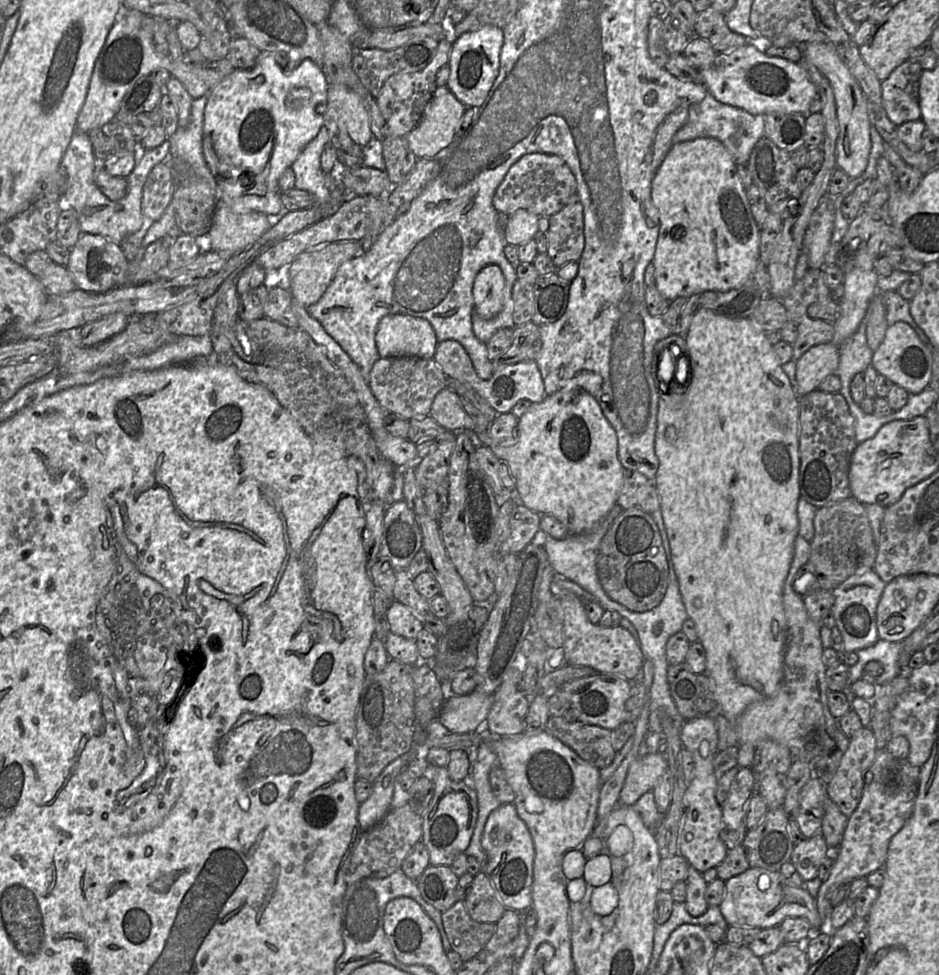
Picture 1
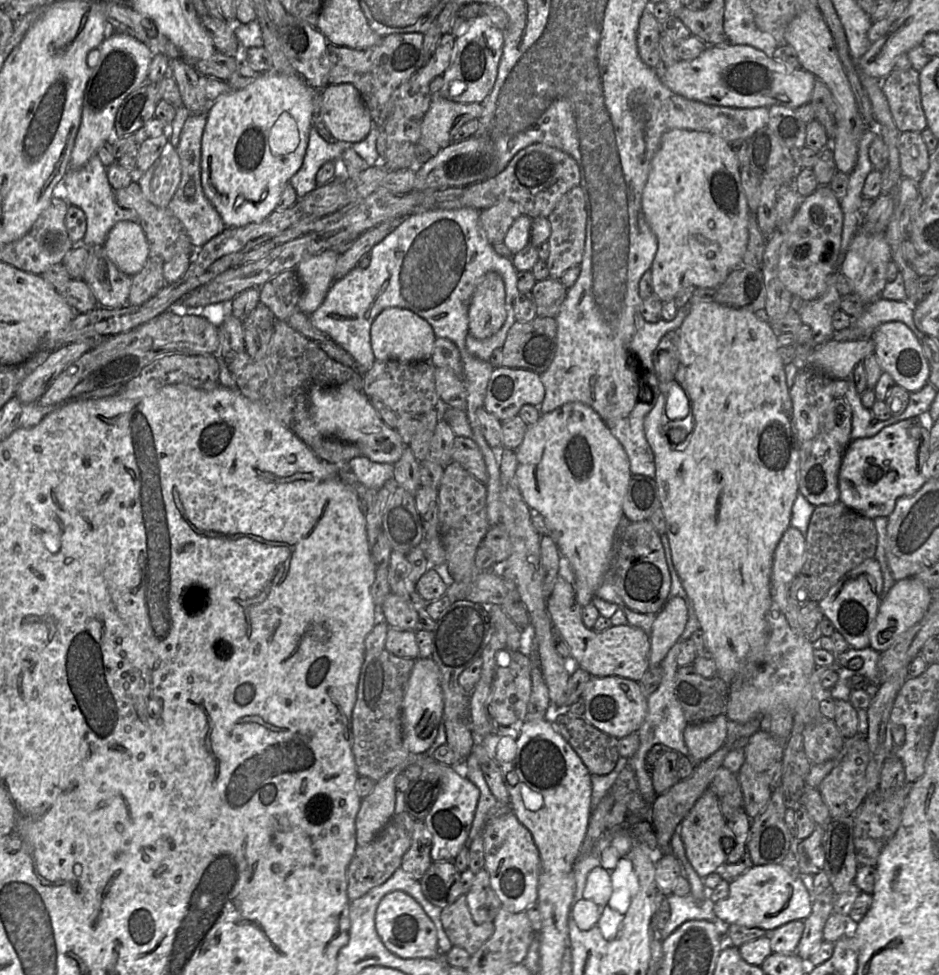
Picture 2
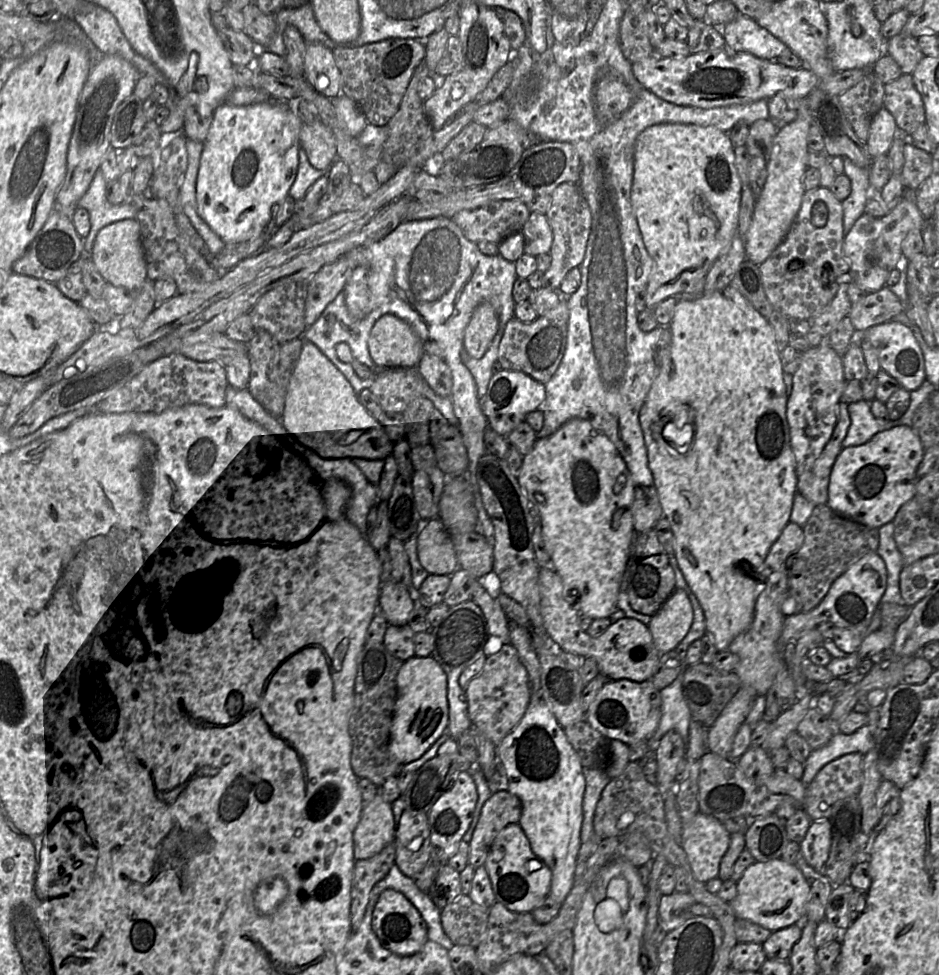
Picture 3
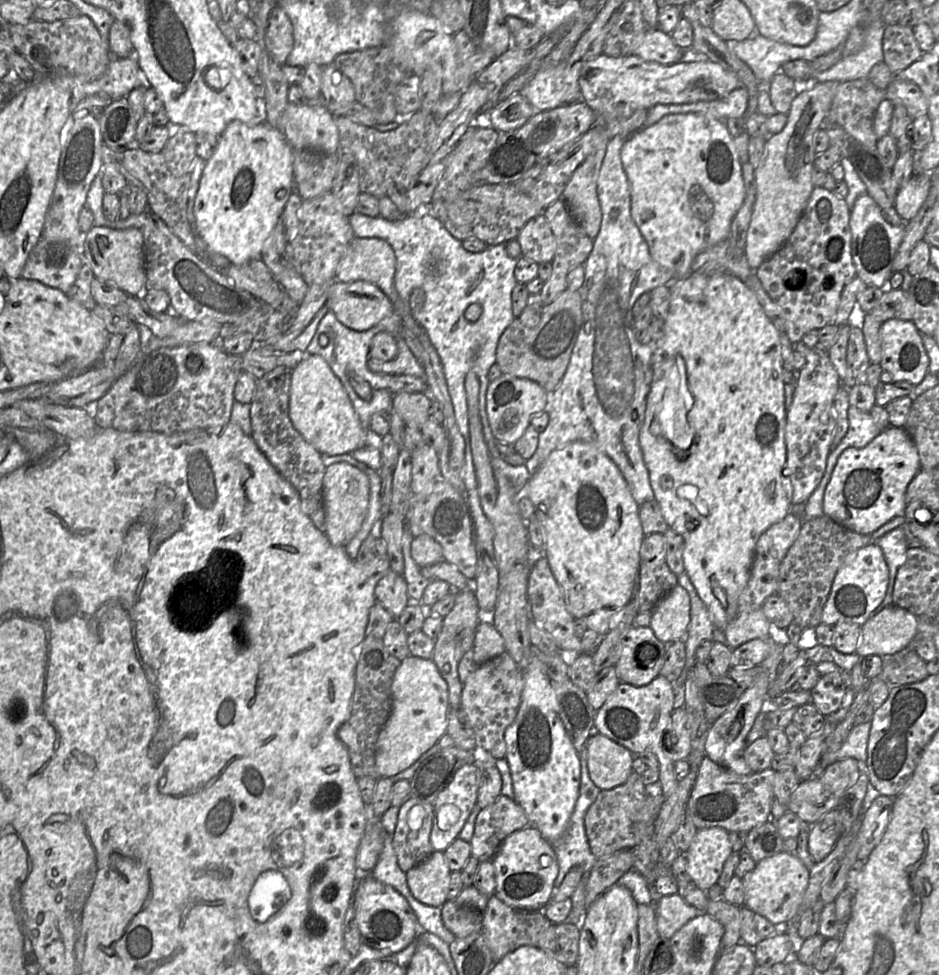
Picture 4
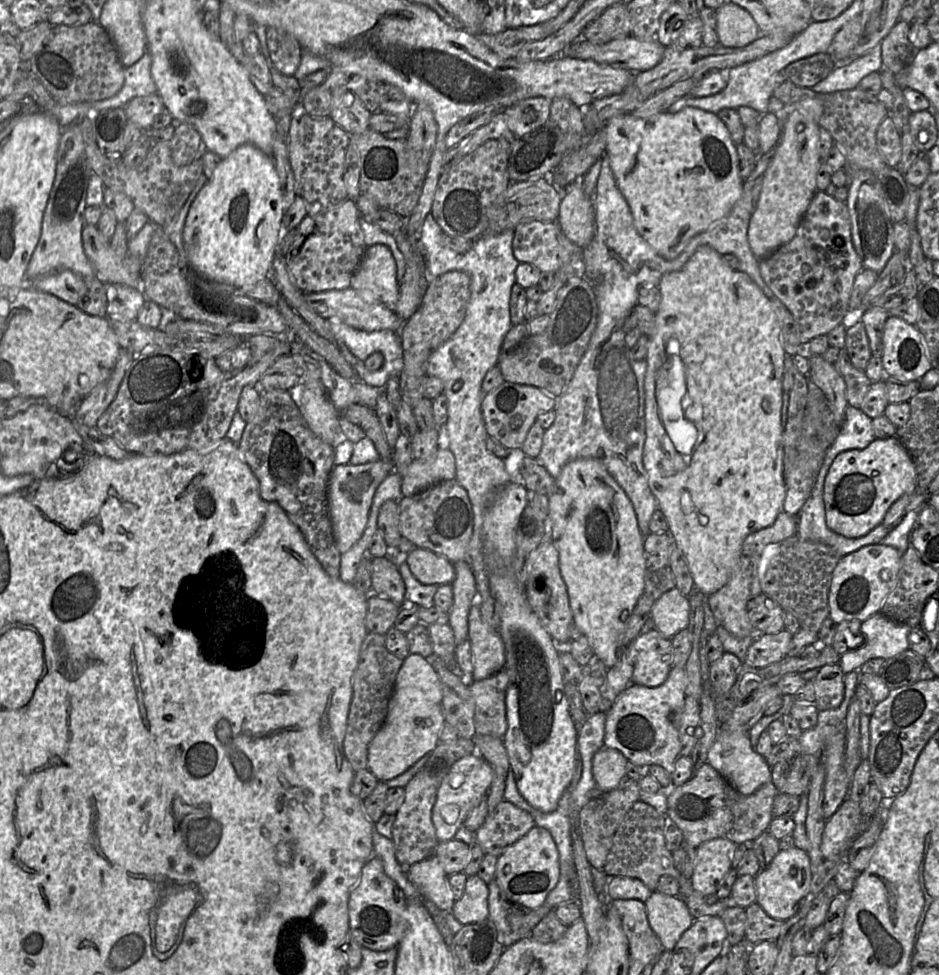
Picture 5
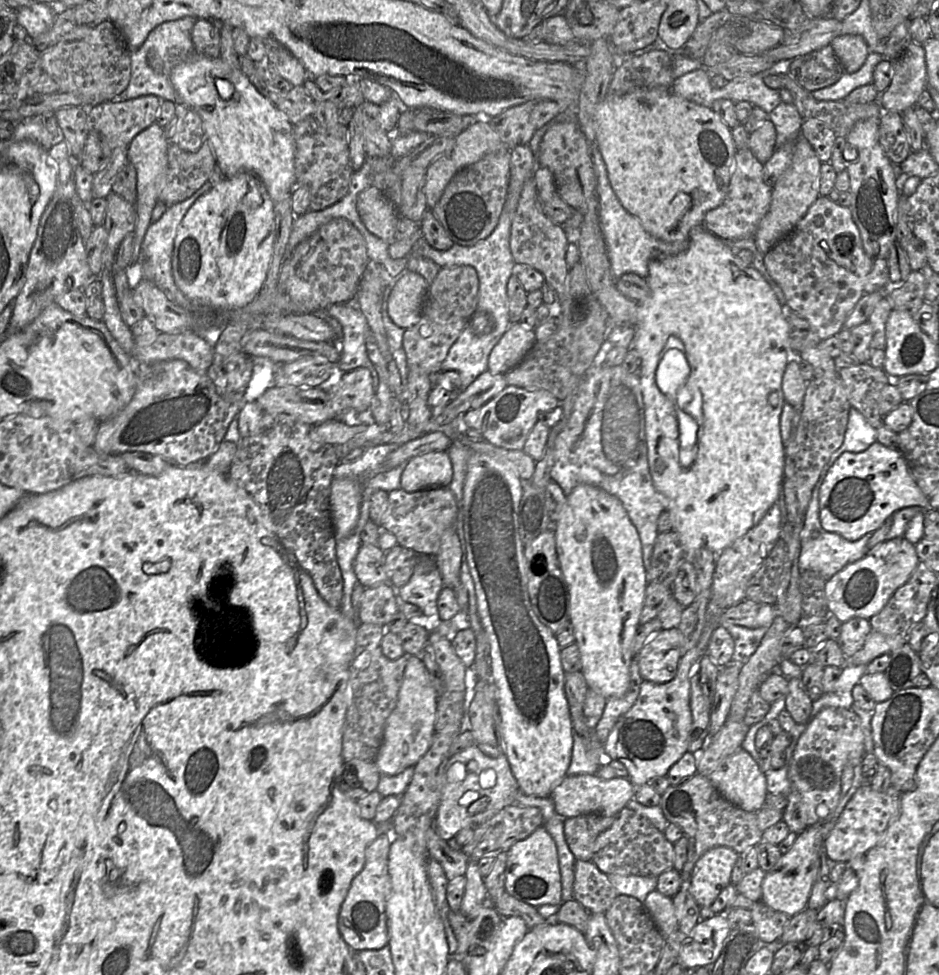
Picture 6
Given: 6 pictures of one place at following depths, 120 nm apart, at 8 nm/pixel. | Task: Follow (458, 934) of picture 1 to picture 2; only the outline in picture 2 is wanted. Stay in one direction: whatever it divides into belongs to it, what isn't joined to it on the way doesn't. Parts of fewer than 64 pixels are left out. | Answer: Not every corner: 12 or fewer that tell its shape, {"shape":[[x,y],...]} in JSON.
{"shape":[[466,895],[441,910],[451,944],[477,952],[494,932],[475,923]]}

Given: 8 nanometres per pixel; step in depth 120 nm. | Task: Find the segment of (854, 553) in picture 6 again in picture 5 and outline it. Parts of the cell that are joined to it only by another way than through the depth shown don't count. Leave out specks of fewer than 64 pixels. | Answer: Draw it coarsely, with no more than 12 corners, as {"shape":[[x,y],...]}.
{"shape":[[817,477],[797,516],[797,536],[833,547],[843,557],[878,544],[890,529],[882,523],[866,535],[847,538],[825,520]]}

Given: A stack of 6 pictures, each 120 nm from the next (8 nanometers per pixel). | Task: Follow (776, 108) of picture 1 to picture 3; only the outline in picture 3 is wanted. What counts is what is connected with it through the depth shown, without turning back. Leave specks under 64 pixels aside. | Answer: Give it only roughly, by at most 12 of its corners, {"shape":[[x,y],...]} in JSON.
{"shape":[[727,45],[632,63],[640,84],[677,105],[779,95],[797,109],[820,81]]}

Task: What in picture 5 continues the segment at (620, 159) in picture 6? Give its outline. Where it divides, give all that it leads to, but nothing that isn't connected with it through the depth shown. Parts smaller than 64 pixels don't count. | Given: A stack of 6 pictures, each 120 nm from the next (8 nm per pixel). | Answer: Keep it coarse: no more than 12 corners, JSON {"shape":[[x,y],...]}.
{"shape":[[696,107],[603,124],[641,237],[673,260],[743,194]]}

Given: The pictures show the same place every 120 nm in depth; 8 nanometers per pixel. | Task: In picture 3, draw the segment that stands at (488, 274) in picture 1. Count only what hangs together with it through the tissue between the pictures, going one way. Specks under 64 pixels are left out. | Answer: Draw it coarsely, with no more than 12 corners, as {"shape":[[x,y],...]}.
{"shape":[[489,302],[479,304],[465,329],[464,348],[480,359],[499,327]]}

